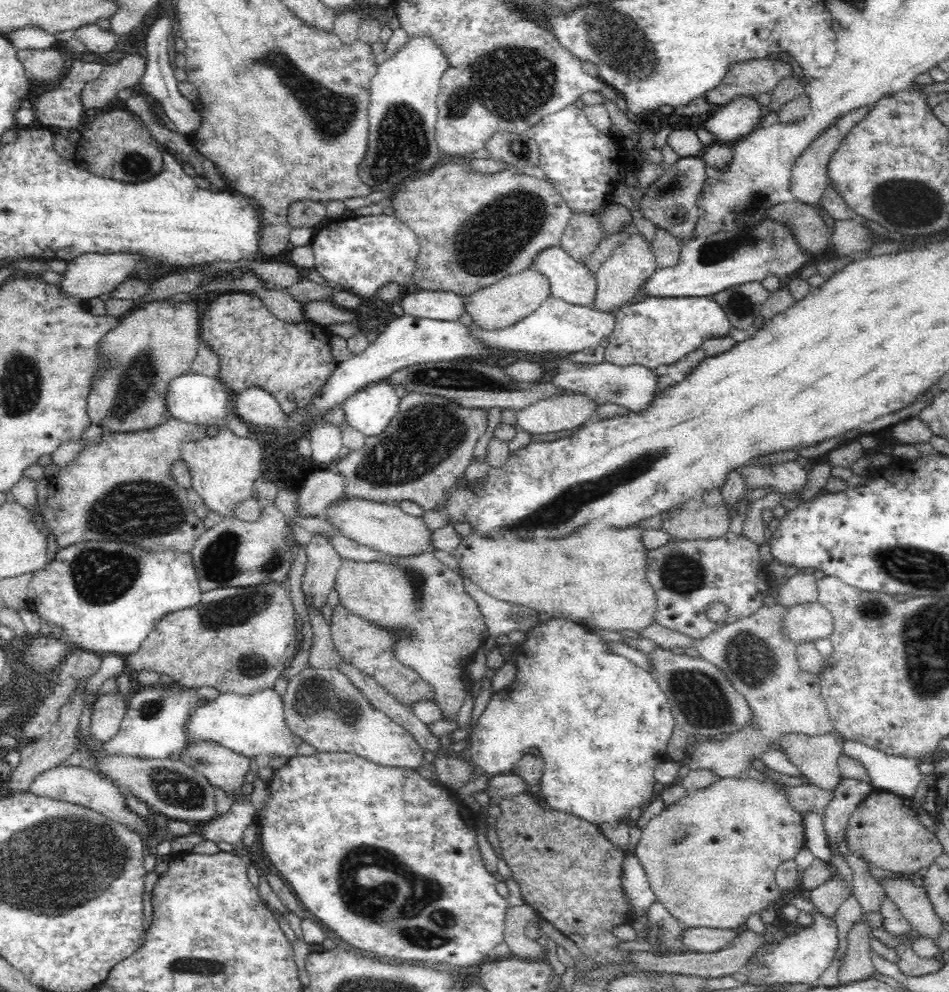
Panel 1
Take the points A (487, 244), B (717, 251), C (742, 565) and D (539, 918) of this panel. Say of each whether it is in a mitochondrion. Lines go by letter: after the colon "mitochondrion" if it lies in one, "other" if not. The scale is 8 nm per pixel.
A: mitochondrion
B: mitochondrion
C: other
D: other

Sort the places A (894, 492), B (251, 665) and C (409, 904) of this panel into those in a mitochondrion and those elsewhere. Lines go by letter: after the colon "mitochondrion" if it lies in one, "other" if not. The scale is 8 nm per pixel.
A: other
B: mitochondrion
C: mitochondrion

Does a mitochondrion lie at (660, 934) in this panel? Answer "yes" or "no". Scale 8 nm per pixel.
yes

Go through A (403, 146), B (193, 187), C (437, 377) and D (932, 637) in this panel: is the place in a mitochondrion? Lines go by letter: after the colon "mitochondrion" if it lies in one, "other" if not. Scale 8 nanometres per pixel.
A: mitochondrion
B: other
C: mitochondrion
D: mitochondrion

